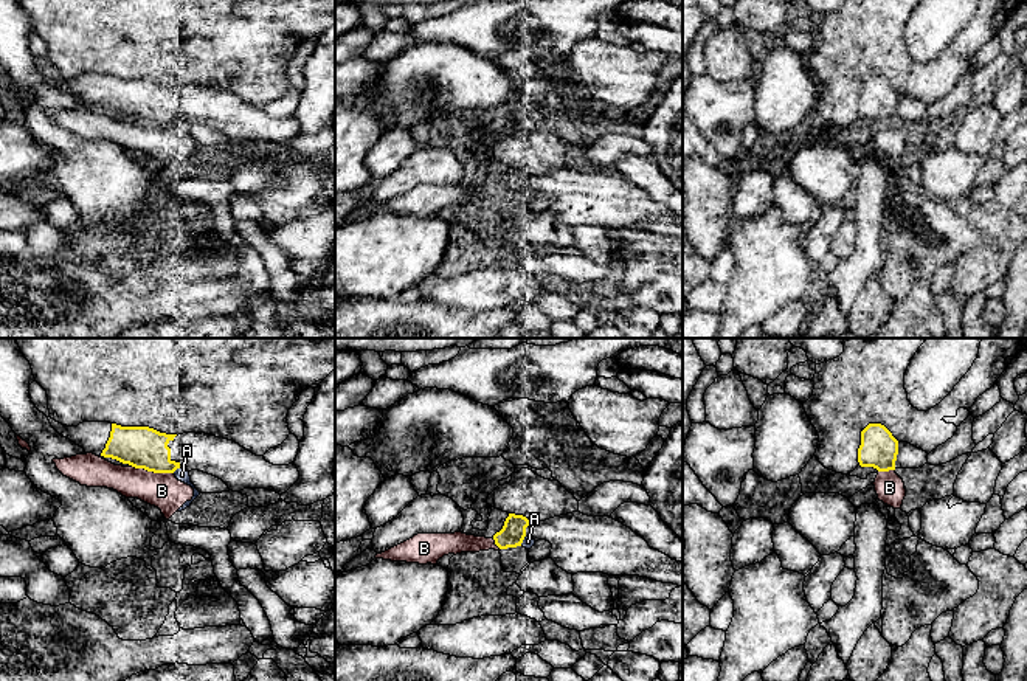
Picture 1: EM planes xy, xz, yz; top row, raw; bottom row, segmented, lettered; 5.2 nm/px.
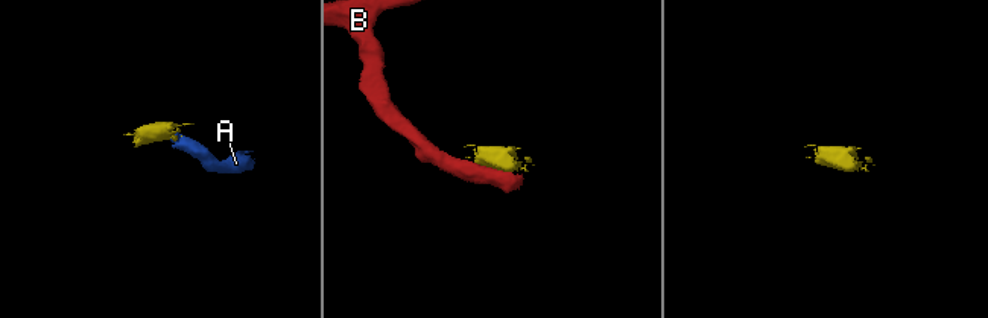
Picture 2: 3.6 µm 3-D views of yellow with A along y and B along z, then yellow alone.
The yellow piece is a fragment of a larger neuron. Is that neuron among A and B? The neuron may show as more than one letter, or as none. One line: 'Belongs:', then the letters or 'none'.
Belongs: none

